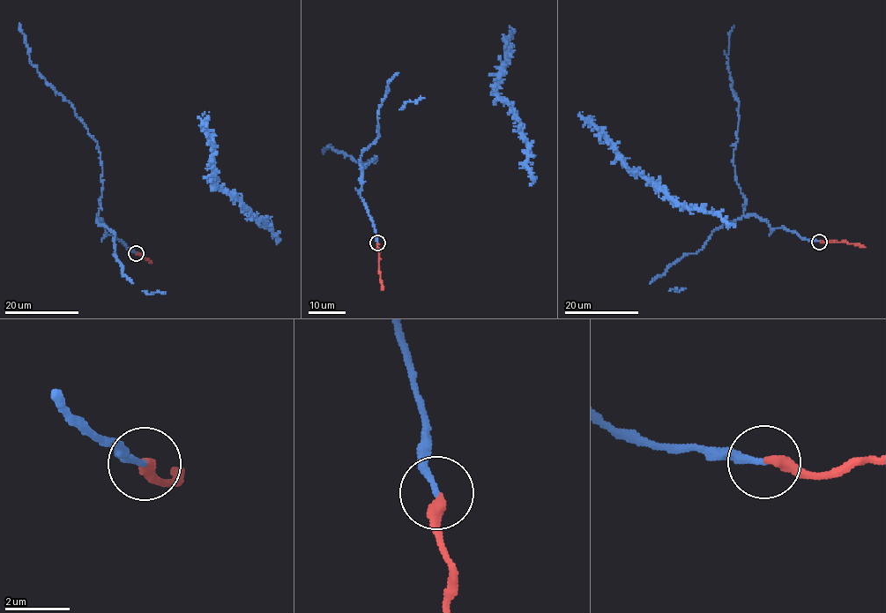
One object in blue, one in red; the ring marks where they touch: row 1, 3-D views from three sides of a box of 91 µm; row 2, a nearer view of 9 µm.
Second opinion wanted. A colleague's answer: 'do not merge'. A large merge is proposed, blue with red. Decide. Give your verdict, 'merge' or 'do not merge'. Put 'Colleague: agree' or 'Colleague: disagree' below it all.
do not merge
Colleague: agree

